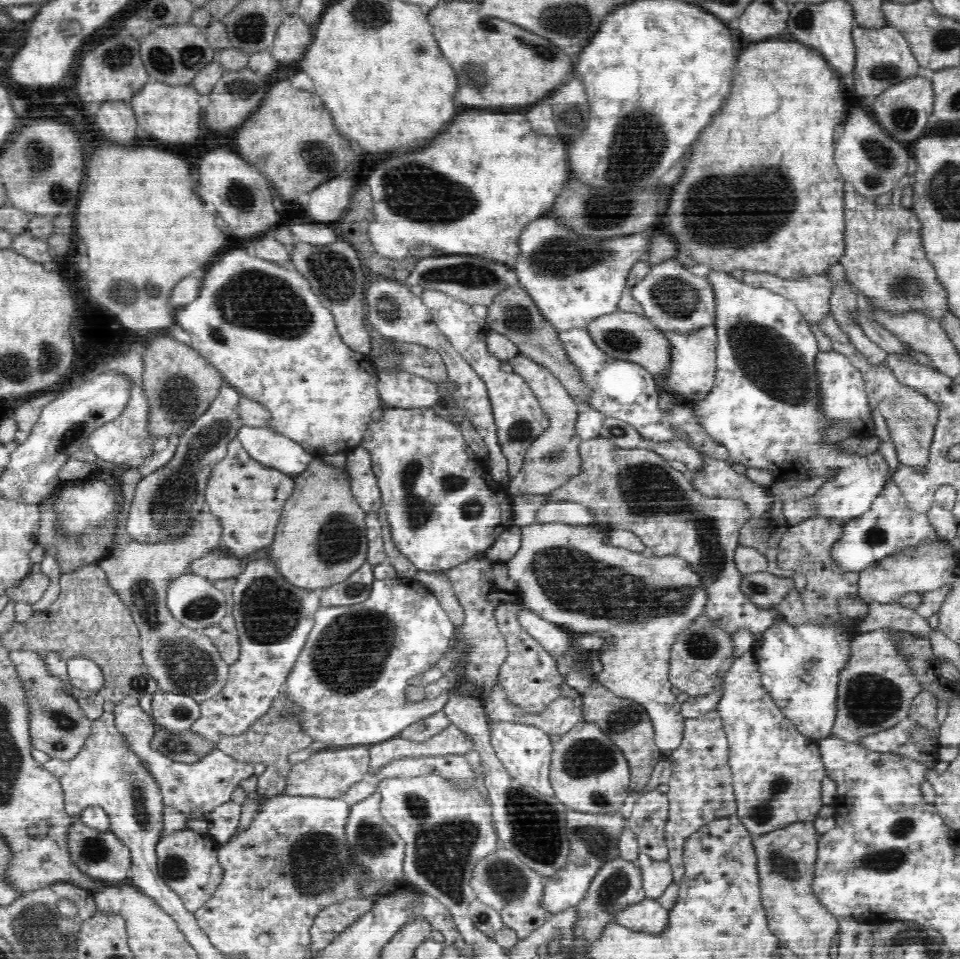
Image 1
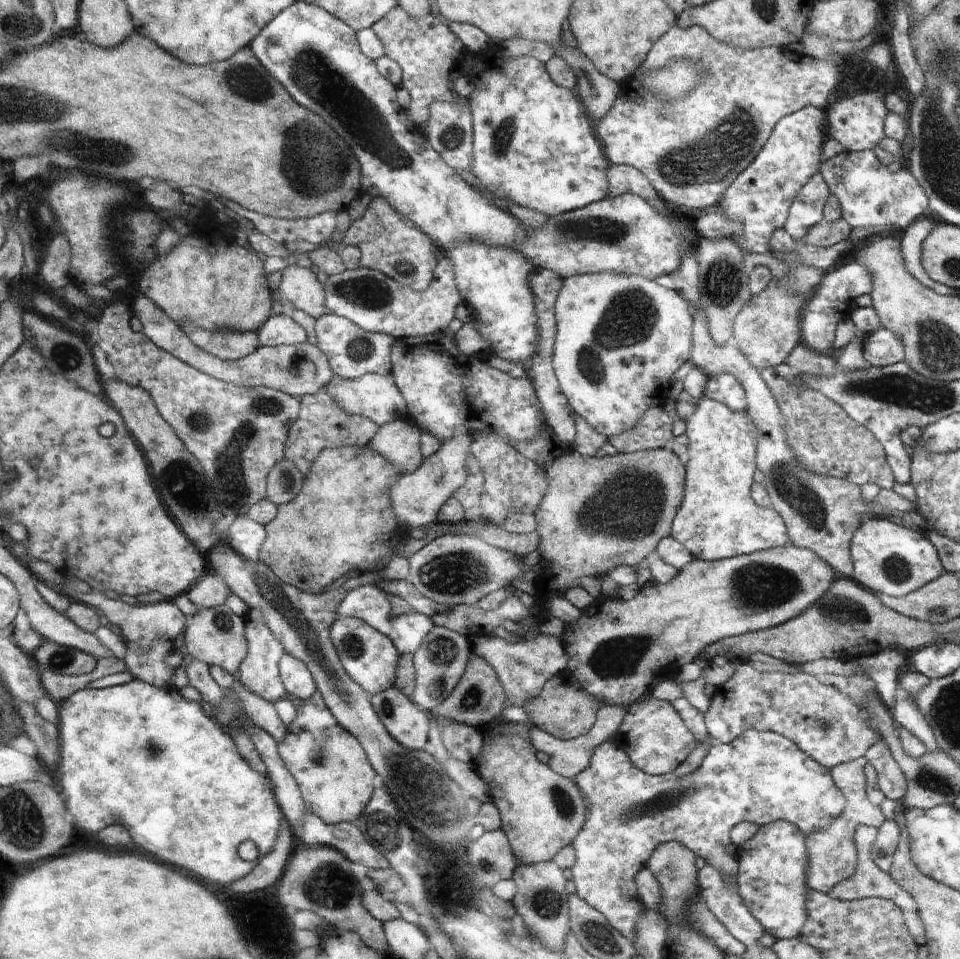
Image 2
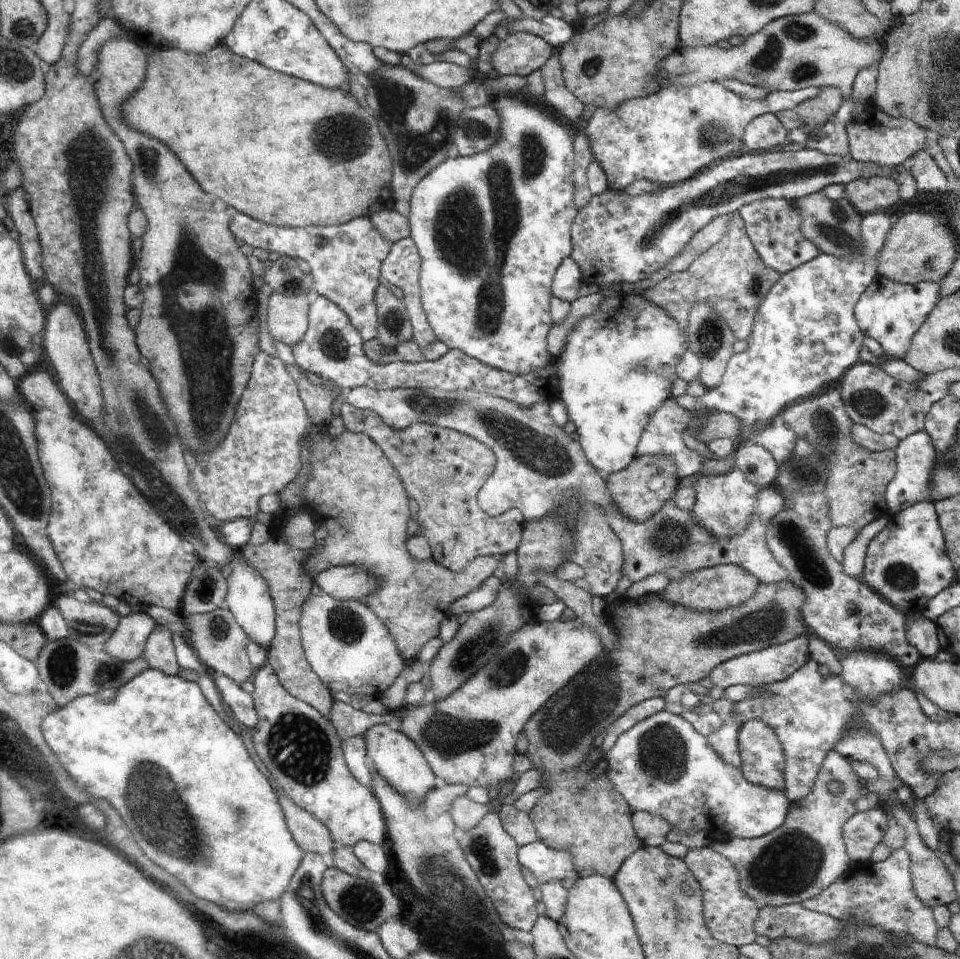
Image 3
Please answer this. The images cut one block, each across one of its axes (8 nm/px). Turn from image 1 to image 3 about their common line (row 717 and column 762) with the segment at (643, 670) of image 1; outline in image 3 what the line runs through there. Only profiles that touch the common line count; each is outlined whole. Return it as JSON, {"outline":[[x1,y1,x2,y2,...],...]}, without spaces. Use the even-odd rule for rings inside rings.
{"outline":[[801,636,794,638,786,644,770,646,769,649,757,650,750,654,743,654,740,657,731,658,729,661,718,665,709,674,707,684,710,687,728,688,734,685,762,686,786,680,799,668,808,662,808,637]]}

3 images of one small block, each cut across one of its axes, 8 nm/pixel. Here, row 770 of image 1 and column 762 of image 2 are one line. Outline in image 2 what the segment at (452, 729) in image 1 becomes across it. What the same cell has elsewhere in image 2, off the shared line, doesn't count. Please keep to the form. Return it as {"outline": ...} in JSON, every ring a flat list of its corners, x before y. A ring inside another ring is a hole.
{"outline":[[787,362,762,369,760,373,784,415,789,443,809,471,827,477,845,478,861,488,866,484,878,485,880,489,891,489,894,486,896,480,887,460,885,448,869,428,850,418,836,401,826,398,818,391,804,387,797,378,797,370,794,370]]}

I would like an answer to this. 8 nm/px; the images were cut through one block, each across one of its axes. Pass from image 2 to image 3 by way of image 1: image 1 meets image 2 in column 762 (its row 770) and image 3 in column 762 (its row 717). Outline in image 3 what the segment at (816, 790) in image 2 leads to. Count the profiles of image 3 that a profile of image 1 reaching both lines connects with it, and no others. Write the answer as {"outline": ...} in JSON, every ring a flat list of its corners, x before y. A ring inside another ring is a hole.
{"outline":[[760,719,744,721,738,732,738,752,740,753,742,774,756,786,765,786,768,790,785,790,785,756,778,736,768,724]]}

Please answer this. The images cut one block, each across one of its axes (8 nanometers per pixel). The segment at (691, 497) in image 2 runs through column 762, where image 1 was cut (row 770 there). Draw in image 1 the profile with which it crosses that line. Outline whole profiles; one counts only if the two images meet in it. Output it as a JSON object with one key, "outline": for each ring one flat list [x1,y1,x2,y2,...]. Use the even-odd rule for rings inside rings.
{"outline":[[489,720,489,724,493,749,510,776,514,780,528,780,528,786,534,786,545,795,554,796,555,792,549,779,553,753,550,735,534,725,518,724,517,721]]}

